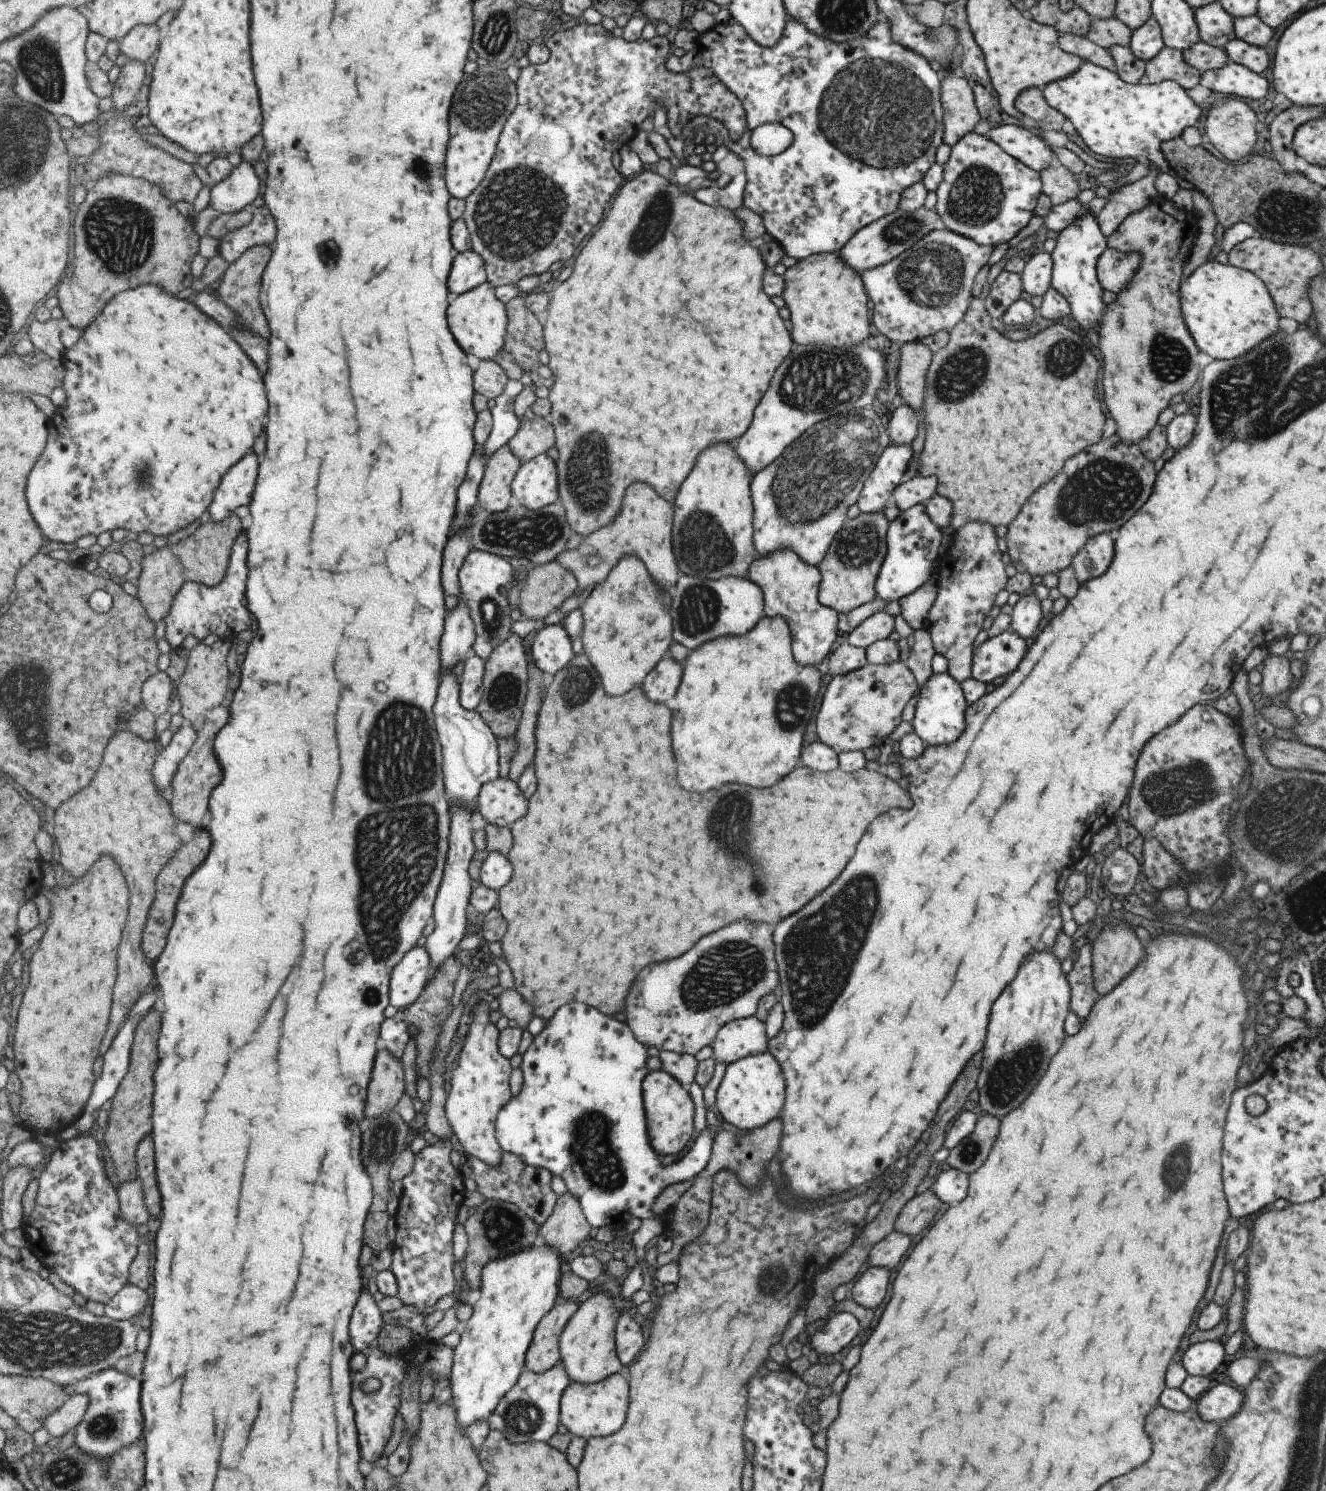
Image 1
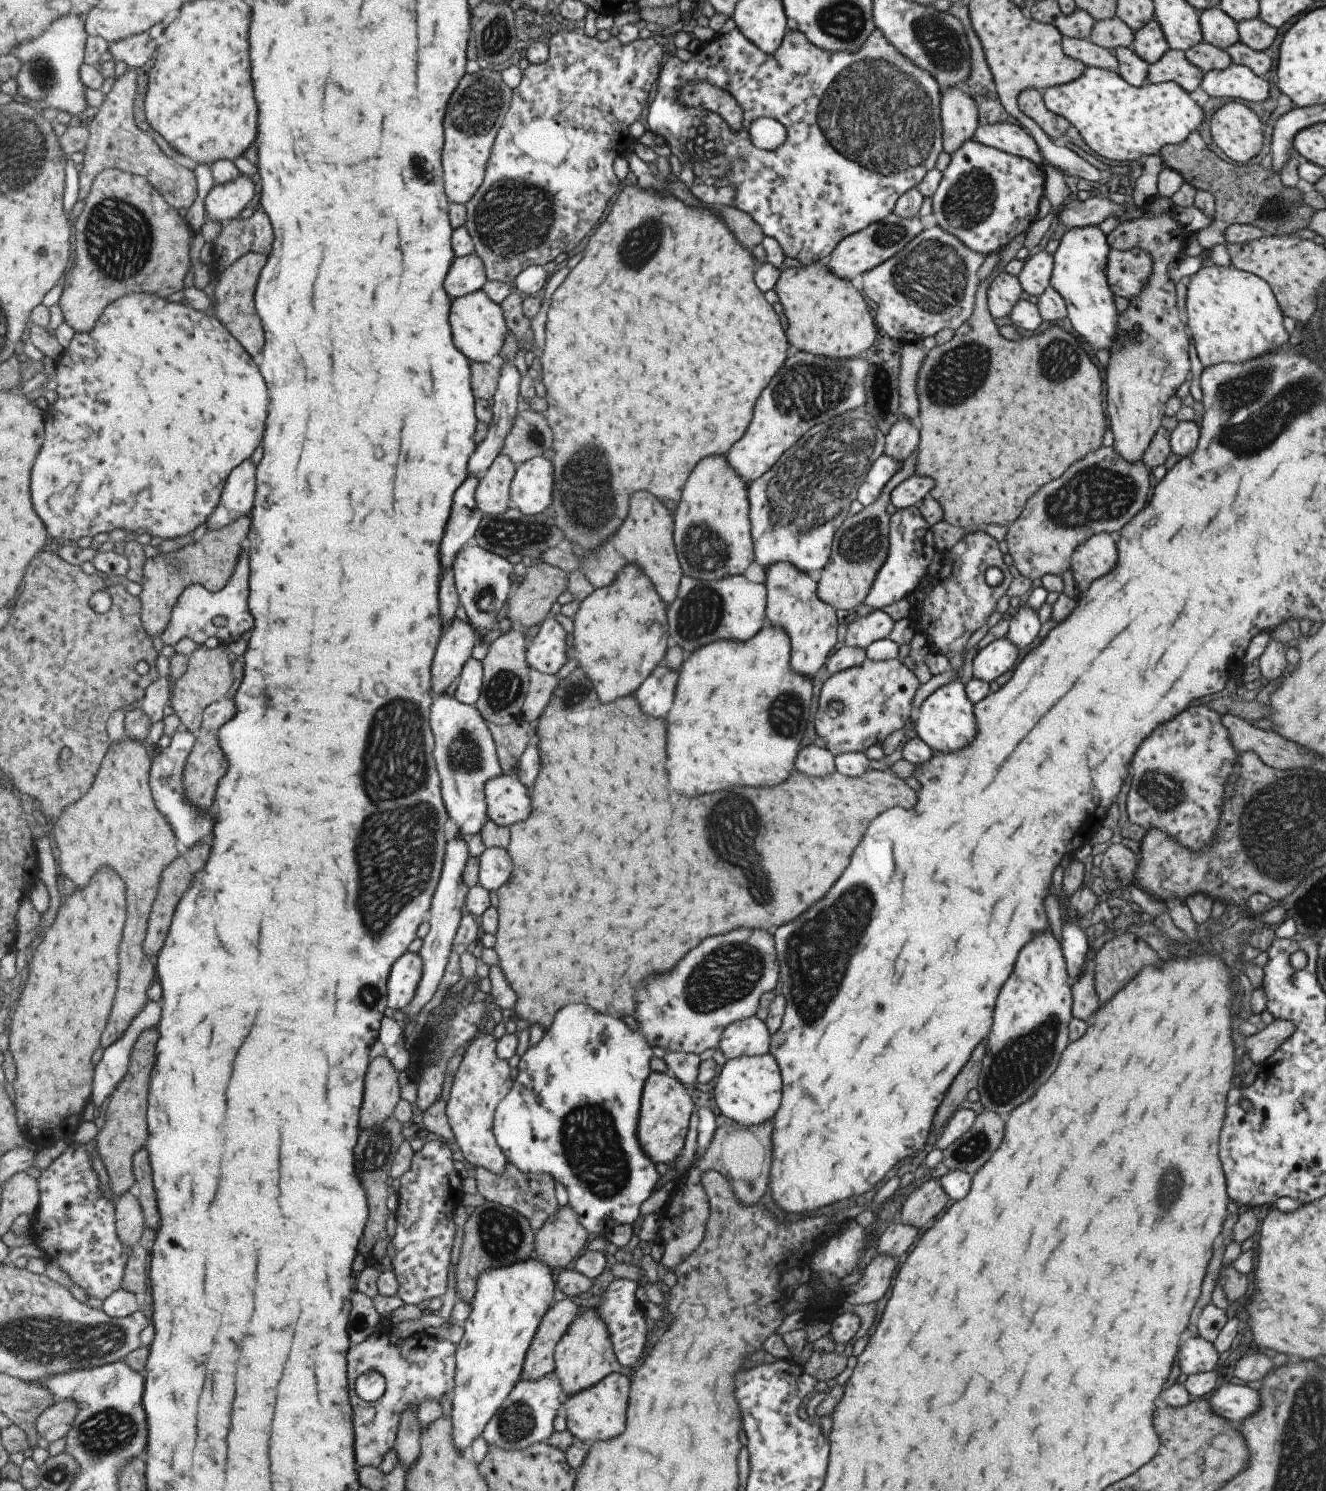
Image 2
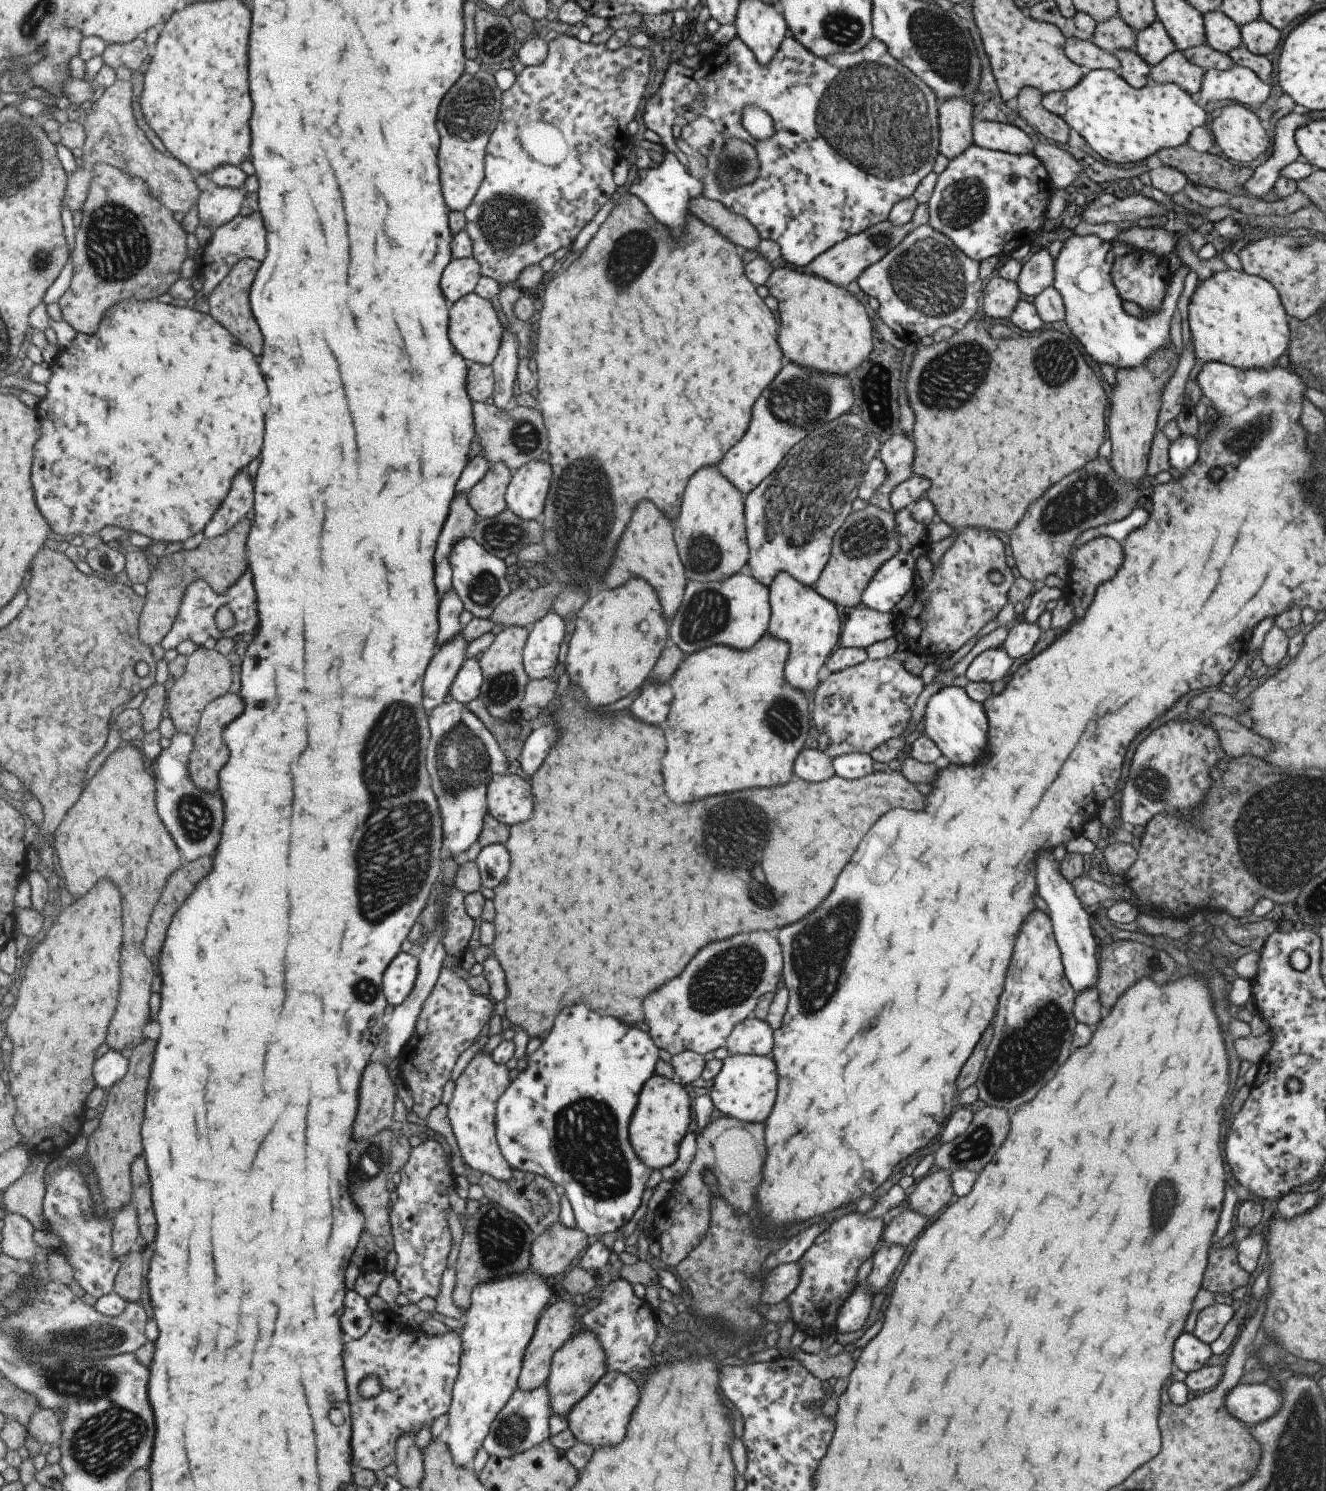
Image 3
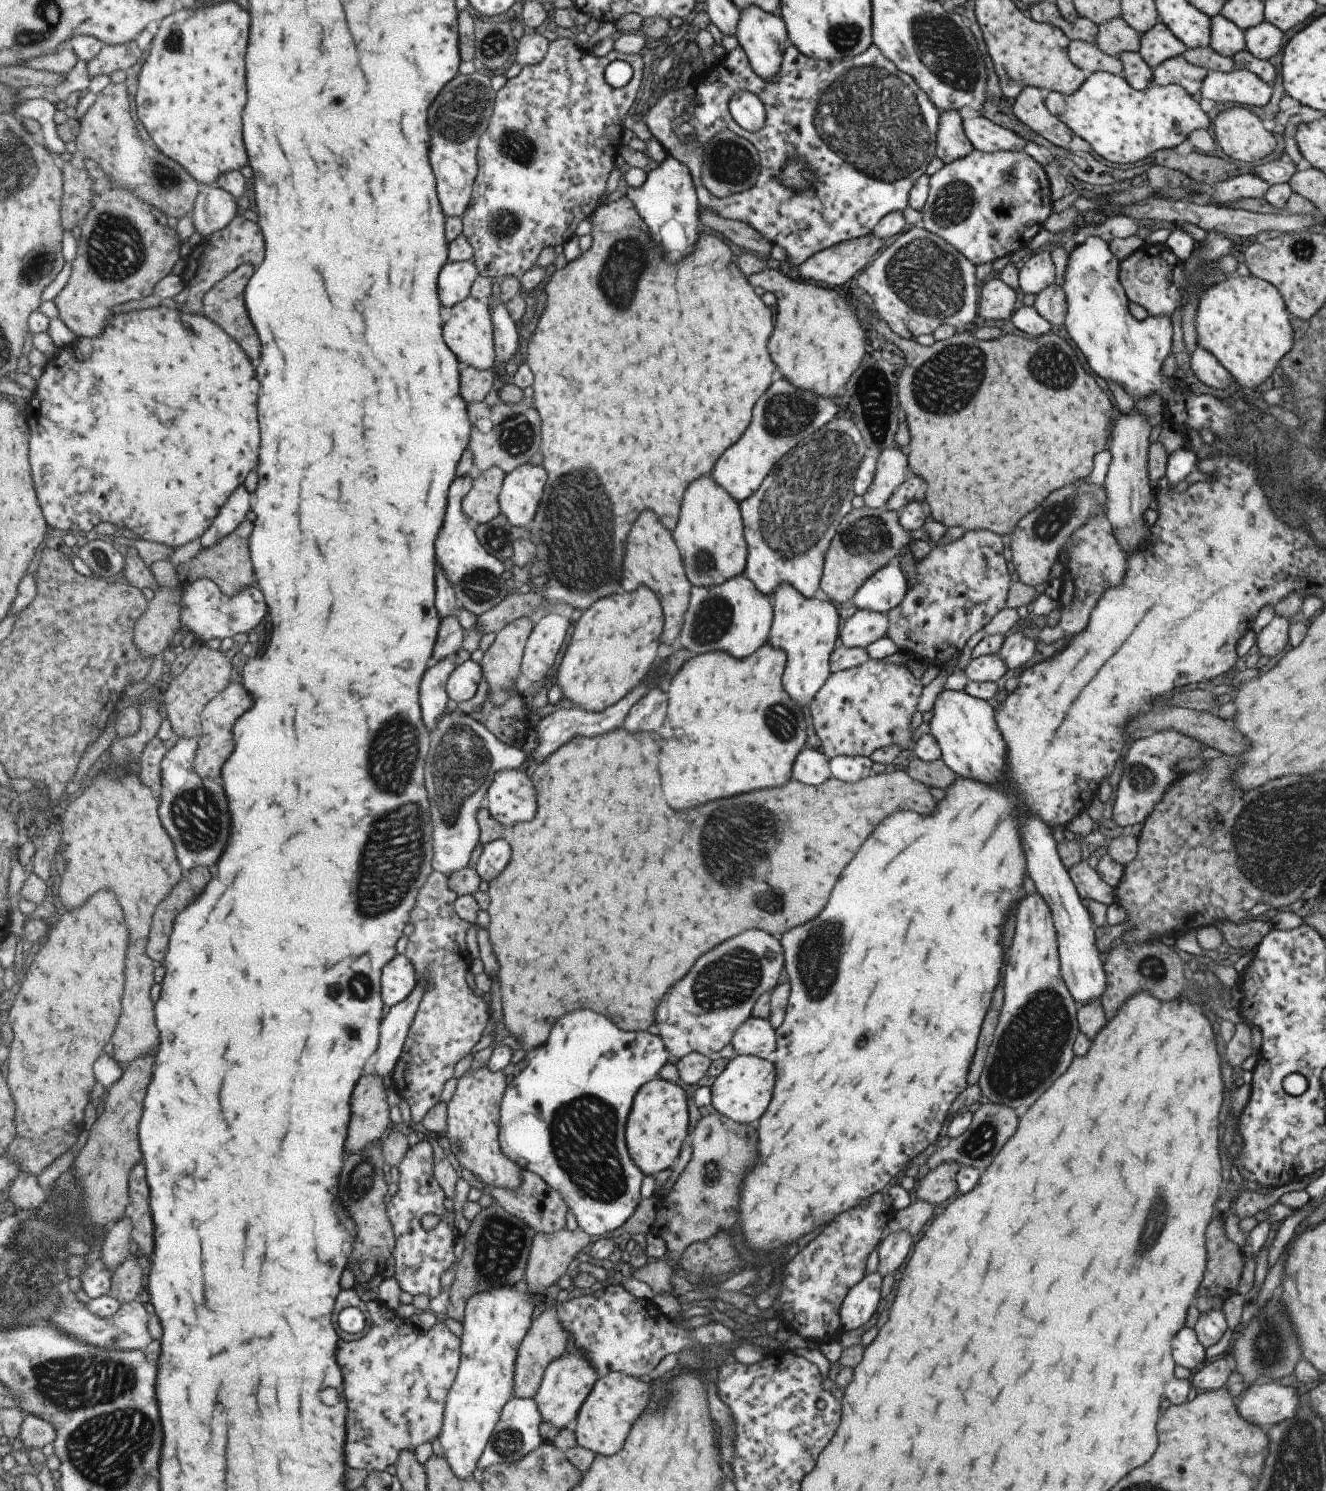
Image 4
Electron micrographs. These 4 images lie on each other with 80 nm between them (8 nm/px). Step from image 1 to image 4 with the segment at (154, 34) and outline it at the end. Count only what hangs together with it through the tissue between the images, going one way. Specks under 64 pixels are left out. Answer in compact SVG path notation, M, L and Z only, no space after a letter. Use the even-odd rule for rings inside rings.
M136 41L122 45L105 45L103 50L87 64L89 78L98 74L113 74L117 70L129 70L143 58L143 51Z

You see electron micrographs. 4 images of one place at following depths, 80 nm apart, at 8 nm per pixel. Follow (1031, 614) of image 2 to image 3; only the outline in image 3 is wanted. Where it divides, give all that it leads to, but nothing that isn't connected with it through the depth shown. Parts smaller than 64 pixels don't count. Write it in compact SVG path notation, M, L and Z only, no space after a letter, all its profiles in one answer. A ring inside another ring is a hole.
M1024 619L1013 621L1013 626L1006 630L1006 637L1001 647L1013 660L1027 658L1039 634L1041 629L1036 622L1029 623Z

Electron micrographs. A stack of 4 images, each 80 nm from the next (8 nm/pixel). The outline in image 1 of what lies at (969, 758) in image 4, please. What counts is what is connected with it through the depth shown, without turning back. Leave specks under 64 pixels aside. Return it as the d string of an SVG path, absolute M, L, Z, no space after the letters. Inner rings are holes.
M946 670L940 673L932 672L917 692L914 715L907 727L911 728L925 744L932 747L953 742L963 730L963 718L967 706L960 683L951 678Z

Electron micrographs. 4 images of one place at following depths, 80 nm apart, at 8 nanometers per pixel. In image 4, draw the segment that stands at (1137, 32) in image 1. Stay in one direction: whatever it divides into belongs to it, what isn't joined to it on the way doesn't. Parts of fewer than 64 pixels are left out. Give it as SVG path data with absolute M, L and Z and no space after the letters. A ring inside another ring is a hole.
M1158 21L1149 30L1140 33L1139 48L1136 51L1152 69L1168 58L1181 55L1185 49L1183 43Z

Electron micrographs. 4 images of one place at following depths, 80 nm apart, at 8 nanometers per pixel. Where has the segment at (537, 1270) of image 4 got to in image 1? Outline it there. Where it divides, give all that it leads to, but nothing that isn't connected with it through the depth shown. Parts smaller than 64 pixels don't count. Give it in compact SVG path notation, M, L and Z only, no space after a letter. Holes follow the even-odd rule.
M567 1191L558 1197L551 1218L541 1226L541 1243L555 1247L564 1260L578 1254L580 1248L589 1240L591 1223L586 1217L581 1201Z

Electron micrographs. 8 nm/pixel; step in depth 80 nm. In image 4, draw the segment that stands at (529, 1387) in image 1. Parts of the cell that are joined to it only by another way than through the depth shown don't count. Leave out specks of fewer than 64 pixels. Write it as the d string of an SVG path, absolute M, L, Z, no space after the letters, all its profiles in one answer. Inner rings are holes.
M535 1397L511 1399L503 1409L497 1430L491 1435L484 1455L479 1459L479 1469L484 1472L492 1464L517 1462L525 1455L537 1450L545 1442L541 1436L541 1430L539 1430L543 1424L545 1424L544 1416Z

